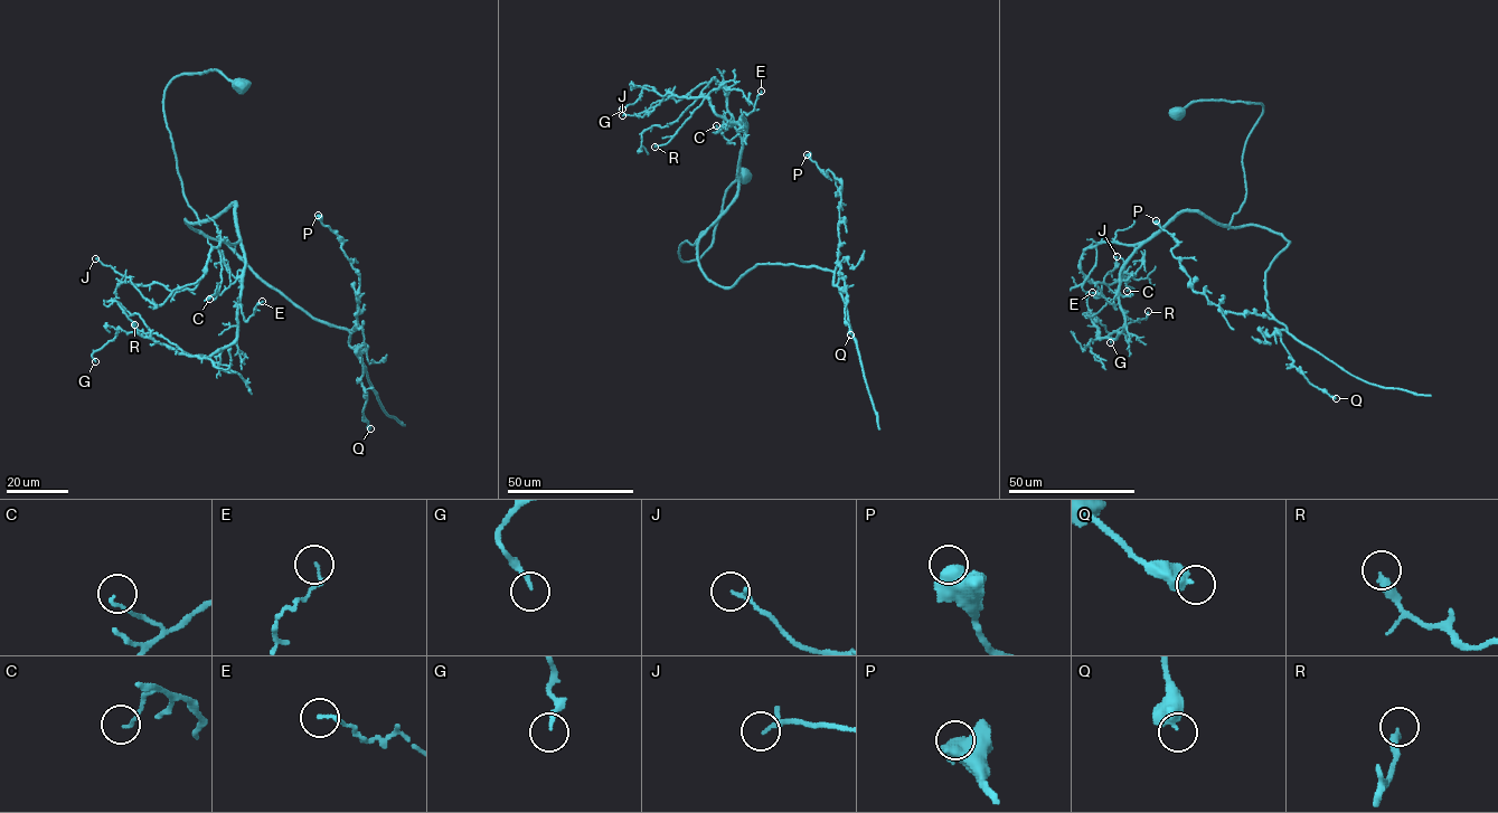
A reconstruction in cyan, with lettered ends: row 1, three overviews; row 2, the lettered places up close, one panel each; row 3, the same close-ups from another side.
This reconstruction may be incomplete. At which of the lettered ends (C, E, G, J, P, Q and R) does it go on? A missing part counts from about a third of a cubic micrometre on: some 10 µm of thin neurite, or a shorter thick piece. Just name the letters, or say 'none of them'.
none of them

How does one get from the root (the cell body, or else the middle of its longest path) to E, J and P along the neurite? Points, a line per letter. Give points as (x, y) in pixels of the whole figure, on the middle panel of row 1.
E: (743, 175), (725, 194), (713, 244), (682, 262), (681, 244), (694, 244), (736, 194), (743, 113), (761, 91)
J: (743, 175), (713, 244), (682, 262), (681, 244), (737, 190), (725, 93), (713, 78), (622, 115)
P: (743, 175), (680, 258), (707, 228), (697, 262), (722, 286), (834, 271), (841, 183), (807, 154)

